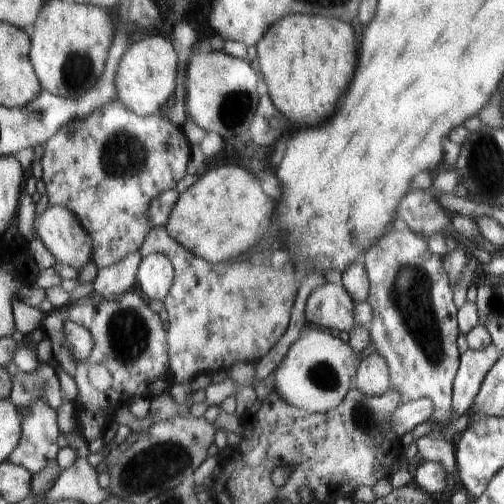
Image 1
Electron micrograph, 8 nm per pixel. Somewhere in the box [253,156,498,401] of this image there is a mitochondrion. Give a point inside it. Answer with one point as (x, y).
(410, 293)

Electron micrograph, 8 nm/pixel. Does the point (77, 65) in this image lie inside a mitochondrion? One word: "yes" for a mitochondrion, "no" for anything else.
yes

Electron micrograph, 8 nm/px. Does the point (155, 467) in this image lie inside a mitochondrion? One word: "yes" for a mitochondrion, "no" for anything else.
yes

